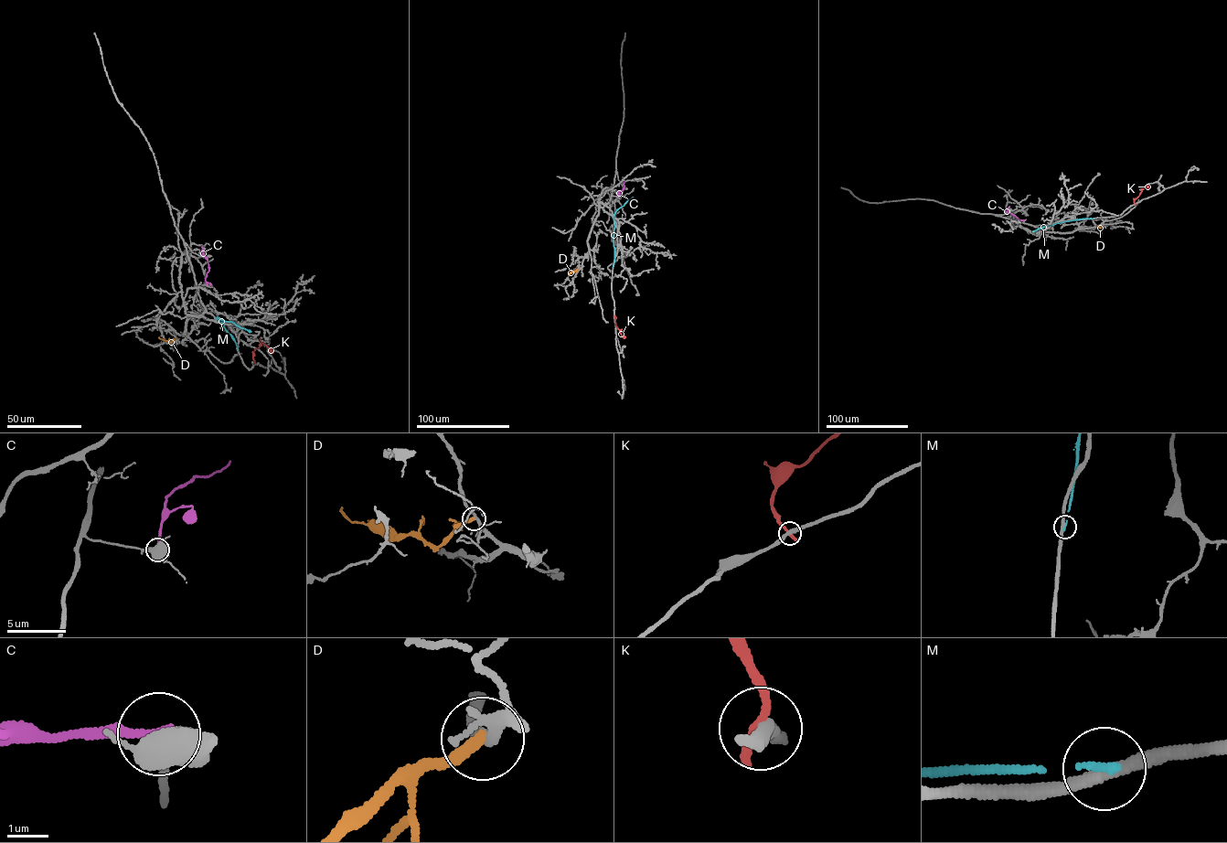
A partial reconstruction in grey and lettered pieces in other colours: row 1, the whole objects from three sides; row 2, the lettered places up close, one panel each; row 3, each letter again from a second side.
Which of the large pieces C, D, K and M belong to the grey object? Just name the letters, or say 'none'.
none

